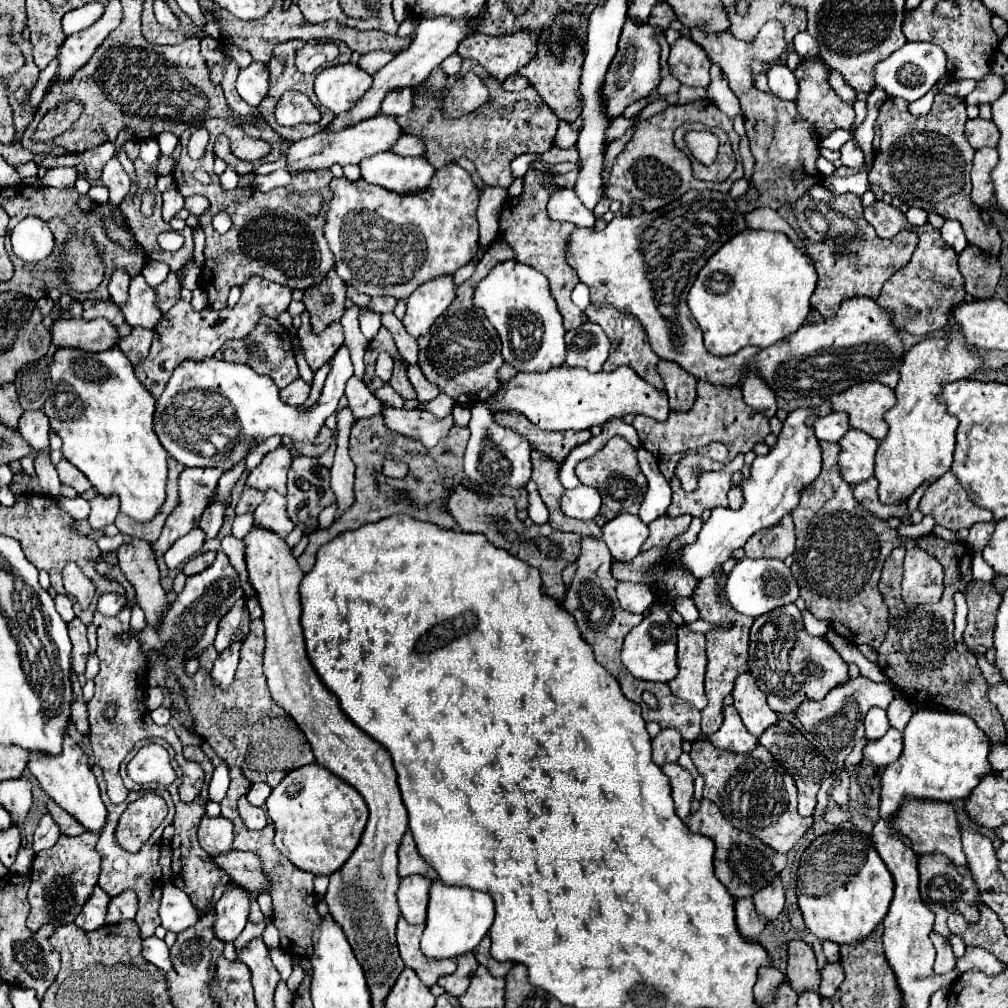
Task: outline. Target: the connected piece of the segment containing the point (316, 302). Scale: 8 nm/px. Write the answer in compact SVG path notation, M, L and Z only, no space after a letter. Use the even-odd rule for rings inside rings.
M329 272L321 284L307 288L303 294L303 304L311 314L311 328L313 332L323 332L331 322L337 322L345 308L347 286L337 276L337 272Z

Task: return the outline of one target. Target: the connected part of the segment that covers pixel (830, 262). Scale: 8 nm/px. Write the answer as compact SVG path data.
M823 186L809 188L809 194L813 198L817 198L817 200L827 202L827 206L831 210L835 210L835 212L847 216L849 220L853 220L853 224L861 230L859 238L837 236L837 238L825 238L821 242L813 242L807 236L803 236L809 254L815 256L813 262L815 262L817 274L819 274L819 284L817 284L817 290L813 292L813 296L811 296L811 306L823 318L833 318L837 308L839 308L839 304L841 304L841 300L855 298L855 296L867 296L871 300L877 300L883 282L893 272L897 272L899 268L903 268L909 262L909 258L911 258L911 254L913 254L913 250L915 250L919 240L917 240L915 232L905 232L905 230L899 232L891 240L879 238L875 228L871 224L867 224L865 218L863 218L863 206L861 206L861 198L859 196L853 196L853 194L835 196Z

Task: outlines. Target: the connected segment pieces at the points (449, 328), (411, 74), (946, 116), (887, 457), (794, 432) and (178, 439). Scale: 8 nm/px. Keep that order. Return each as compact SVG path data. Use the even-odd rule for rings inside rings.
M497 238L483 254L475 274L457 288L457 298L451 302L451 306L435 320L431 330L421 336L419 342L419 368L423 370L425 378L435 384L441 392L445 392L449 398L453 398L457 404L471 406L479 400L485 400L489 394L493 394L499 386L497 372L503 366L501 358L501 340L497 336L497 330L493 324L489 324L485 312L481 312L473 304L473 288L477 282L481 282L487 272L505 260L513 260L515 252L505 244L505 238Z
M441 16L441 18L421 18L411 46L407 50L403 50L401 54L397 54L387 66L383 66L373 76L373 86L365 92L365 96L353 108L349 108L349 112L343 112L343 114L335 116L333 122L325 128L325 132L341 132L345 126L349 128L353 124L359 124L361 120L367 120L367 118L379 114L381 102L389 92L399 90L399 88L415 88L417 84L421 84L431 74L431 70L437 68L447 56L455 54L459 42L469 36L467 28L465 28L467 22L469 22L469 18L459 18L459 20L451 20L451 18L445 18L445 16Z
M945 92L935 94L935 102L925 116L913 116L907 110L907 102L901 98L887 98L875 120L875 160L869 180L907 206L917 206L925 212L937 212L945 220L961 222L973 246L997 256L1001 248L999 230L995 226L991 230L991 226L981 220L979 208L971 202L969 172L975 150L963 134L965 122L965 102L959 96L949 96Z
M953 308L949 312L949 326L941 338L925 338L911 346L905 354L905 362L899 372L899 384L895 388L897 404L885 414L889 434L879 444L875 456L875 478L879 480L879 498L885 504L897 504L909 498L925 480L935 482L943 476L953 462L955 430L959 420L951 416L941 402L941 390L945 382L969 378L971 372L981 368L981 354L973 350L957 322L953 320Z
M823 400L817 408L797 408L793 410L787 420L783 422L783 430L779 434L777 444L769 450L765 456L757 456L751 464L751 472L745 480L741 480L743 490L743 506L739 510L731 508L713 508L709 520L703 524L697 540L693 544L683 544L679 550L671 550L665 554L665 558L653 566L649 566L647 580L657 582L661 576L665 576L675 564L681 564L691 576L697 580L703 580L713 574L717 566L723 566L731 554L745 546L745 542L761 528L769 528L777 524L783 516L791 514L801 498L801 492L805 486L809 486L821 472L821 446L813 432L813 428L807 424L807 418L811 416L827 416L831 414L829 400Z
M341 346L333 356L333 366L335 370L329 372L319 402L303 410L301 406L283 402L273 380L253 372L253 368L245 364L217 358L207 358L205 362L187 360L175 368L165 392L157 400L155 434L171 458L179 460L183 466L215 466L223 472L235 468L235 464L245 460L251 450L261 446L271 436L287 436L293 442L315 442L325 420L337 410L347 380L353 376L353 364L345 346ZM221 420L239 420L239 434L233 442L233 452L225 456L227 462L203 462L203 434L209 434L209 430L219 430Z

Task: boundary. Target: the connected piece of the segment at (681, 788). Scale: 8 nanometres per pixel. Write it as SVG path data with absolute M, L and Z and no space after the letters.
M665 764L661 770L671 782L677 816L687 818L691 810L691 800L693 800L693 776L679 764Z

